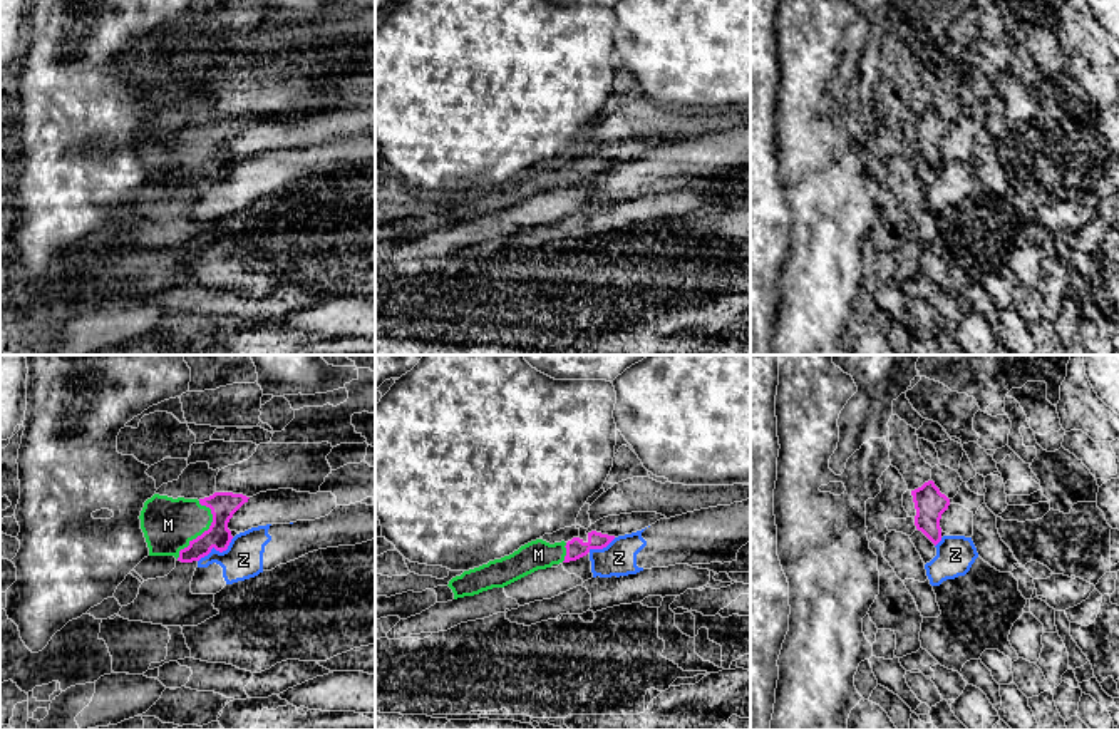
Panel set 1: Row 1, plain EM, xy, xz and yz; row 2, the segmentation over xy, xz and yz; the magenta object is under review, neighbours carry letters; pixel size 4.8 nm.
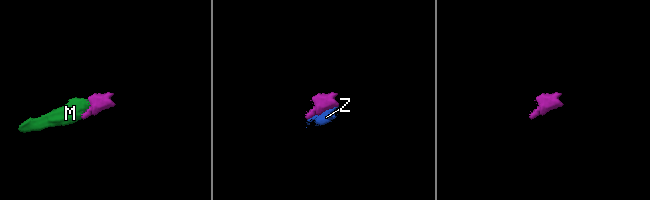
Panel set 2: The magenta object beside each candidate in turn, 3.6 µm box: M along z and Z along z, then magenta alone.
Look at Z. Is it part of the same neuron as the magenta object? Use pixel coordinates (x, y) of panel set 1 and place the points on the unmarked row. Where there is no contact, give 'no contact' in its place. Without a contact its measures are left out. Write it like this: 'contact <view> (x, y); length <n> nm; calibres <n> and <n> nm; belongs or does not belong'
contact xy (216, 174); length 200 nm; calibres 130 and 190 nm; does not belong

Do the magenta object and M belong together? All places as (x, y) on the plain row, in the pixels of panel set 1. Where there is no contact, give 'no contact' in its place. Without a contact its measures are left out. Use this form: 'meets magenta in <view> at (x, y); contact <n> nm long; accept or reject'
meets magenta in xy at (205, 156); contact 300 nm long; accept

